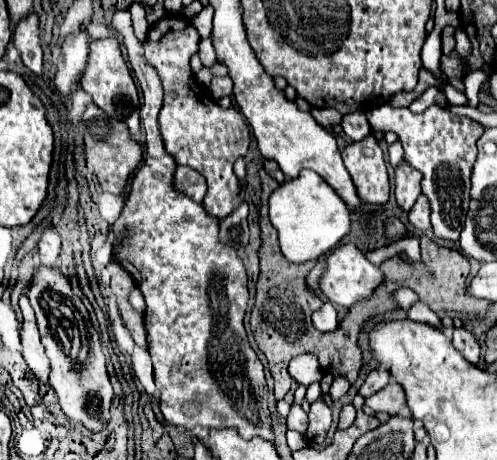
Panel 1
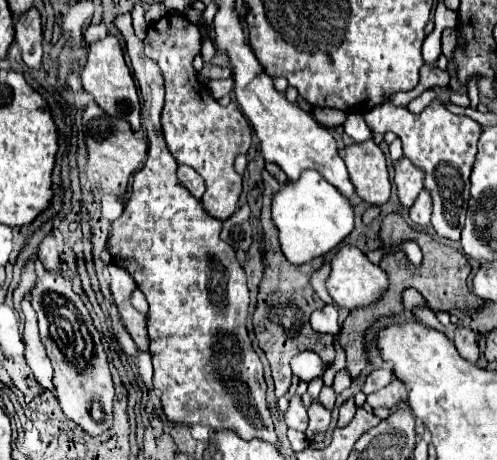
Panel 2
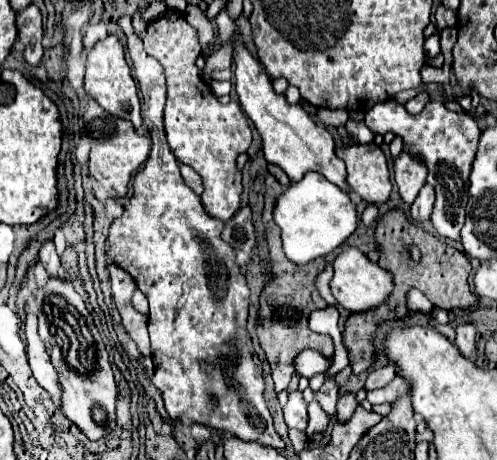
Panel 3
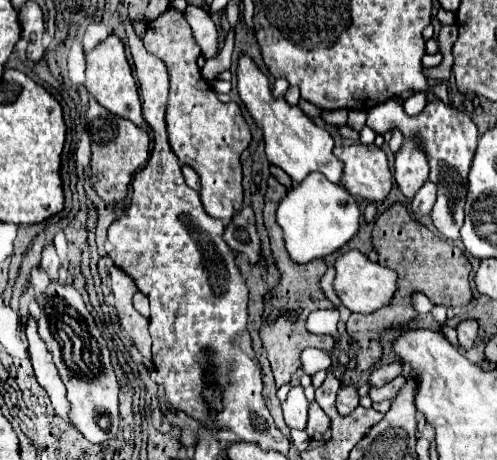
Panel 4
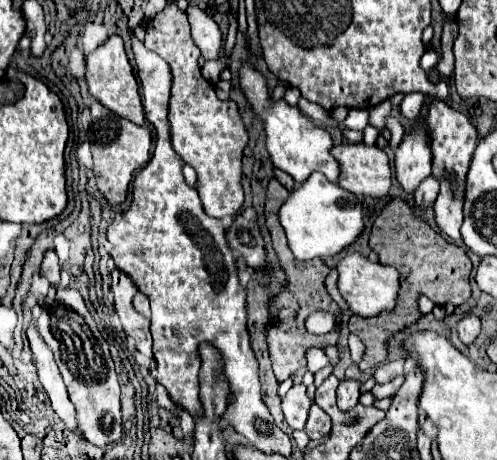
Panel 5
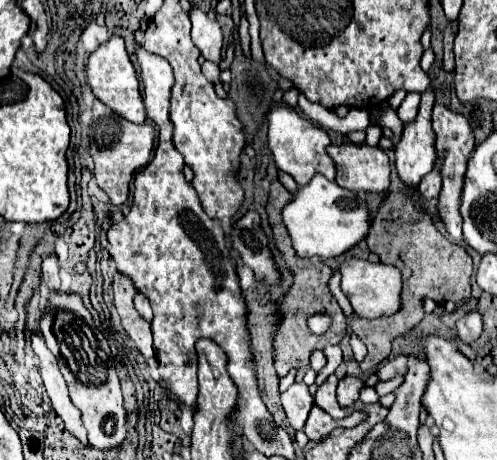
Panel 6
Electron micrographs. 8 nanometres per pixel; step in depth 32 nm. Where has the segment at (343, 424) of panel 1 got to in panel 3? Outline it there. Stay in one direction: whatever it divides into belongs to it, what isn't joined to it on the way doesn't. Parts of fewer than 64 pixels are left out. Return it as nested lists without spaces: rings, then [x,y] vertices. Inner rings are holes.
[[[352,392],[340,394],[340,398],[338,398],[338,418],[340,418],[342,422],[348,420],[348,418],[352,416],[352,412],[356,410],[356,406],[358,406],[356,394],[352,394]]]

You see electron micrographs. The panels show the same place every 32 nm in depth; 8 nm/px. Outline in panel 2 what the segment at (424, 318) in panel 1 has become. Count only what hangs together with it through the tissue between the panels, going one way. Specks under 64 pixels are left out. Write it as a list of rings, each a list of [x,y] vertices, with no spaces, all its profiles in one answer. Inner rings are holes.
[[[416,308],[416,310],[414,310],[414,316],[416,316],[422,324],[426,324],[428,328],[434,328],[434,330],[446,332],[446,326],[442,326],[442,324],[438,322],[436,314],[434,314],[430,308]]]

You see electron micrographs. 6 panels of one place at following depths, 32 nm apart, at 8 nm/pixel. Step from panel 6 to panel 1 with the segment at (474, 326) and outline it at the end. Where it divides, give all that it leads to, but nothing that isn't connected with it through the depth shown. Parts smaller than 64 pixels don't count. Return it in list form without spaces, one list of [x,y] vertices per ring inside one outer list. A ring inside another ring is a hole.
[[[454,328],[454,338],[452,338],[452,342],[454,342],[456,350],[458,350],[468,362],[472,362],[472,364],[478,362],[478,358],[480,358],[480,344],[478,344],[476,336],[474,336],[470,330],[466,330],[466,328]]]

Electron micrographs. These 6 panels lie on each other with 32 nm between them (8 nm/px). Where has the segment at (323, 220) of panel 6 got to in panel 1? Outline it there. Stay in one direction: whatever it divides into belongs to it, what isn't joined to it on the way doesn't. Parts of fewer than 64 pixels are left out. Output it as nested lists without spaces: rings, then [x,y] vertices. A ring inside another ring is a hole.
[[[302,170],[296,180],[286,180],[270,196],[270,222],[278,230],[282,254],[300,264],[324,256],[350,232],[352,210],[324,178],[312,170]]]

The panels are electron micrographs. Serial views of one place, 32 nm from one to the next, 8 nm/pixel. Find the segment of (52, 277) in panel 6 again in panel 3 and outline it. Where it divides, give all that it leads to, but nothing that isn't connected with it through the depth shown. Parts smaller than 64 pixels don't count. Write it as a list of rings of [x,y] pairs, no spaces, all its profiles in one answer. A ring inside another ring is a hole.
[[[52,240],[44,242],[44,246],[42,246],[42,250],[40,250],[40,264],[48,272],[48,276],[58,276],[56,272],[60,268],[60,258],[56,254],[56,248],[54,248]]]

